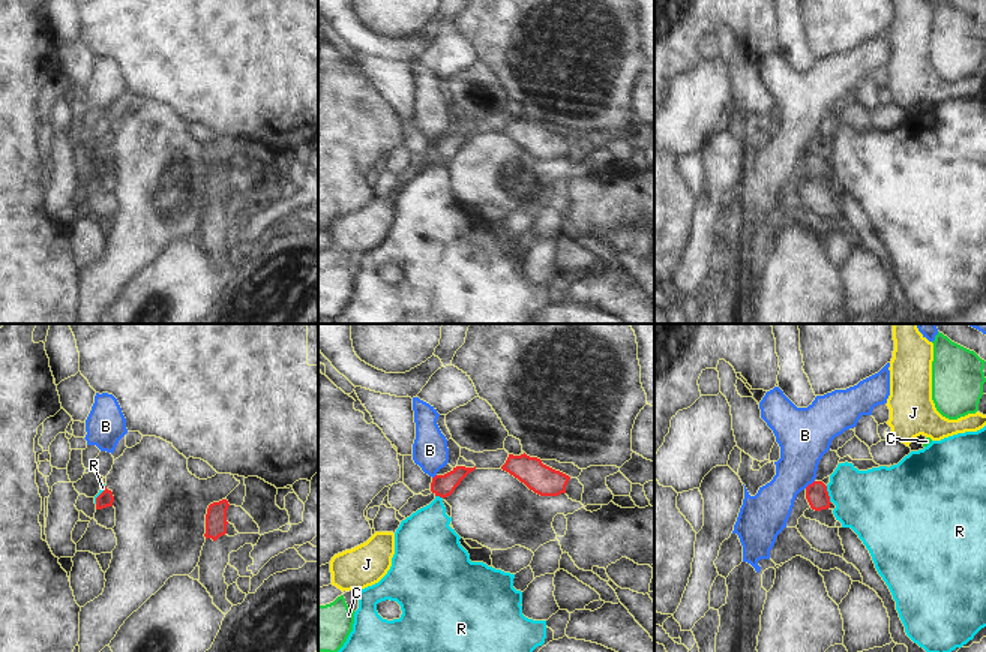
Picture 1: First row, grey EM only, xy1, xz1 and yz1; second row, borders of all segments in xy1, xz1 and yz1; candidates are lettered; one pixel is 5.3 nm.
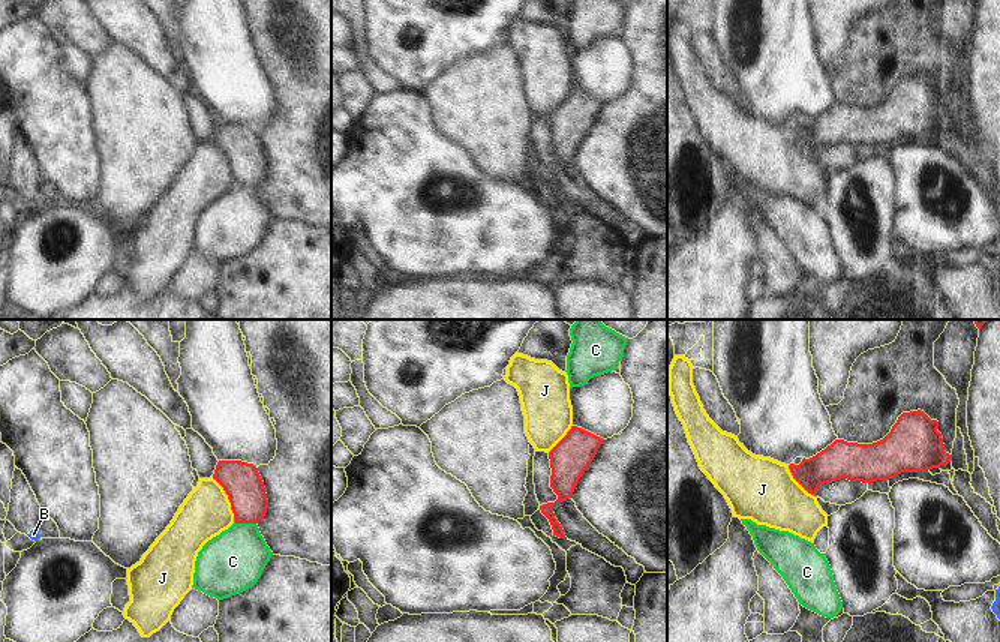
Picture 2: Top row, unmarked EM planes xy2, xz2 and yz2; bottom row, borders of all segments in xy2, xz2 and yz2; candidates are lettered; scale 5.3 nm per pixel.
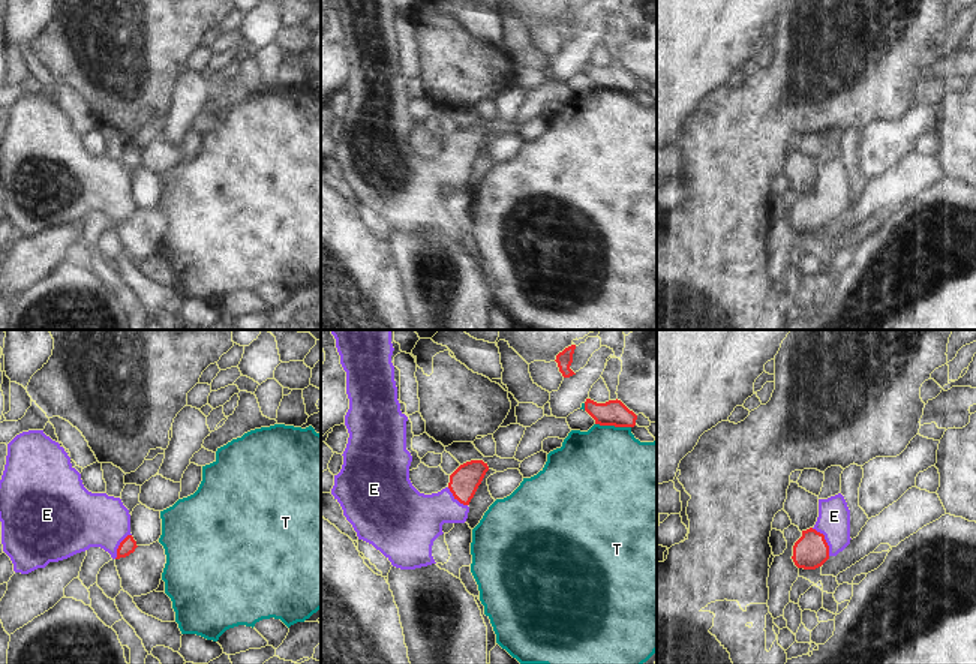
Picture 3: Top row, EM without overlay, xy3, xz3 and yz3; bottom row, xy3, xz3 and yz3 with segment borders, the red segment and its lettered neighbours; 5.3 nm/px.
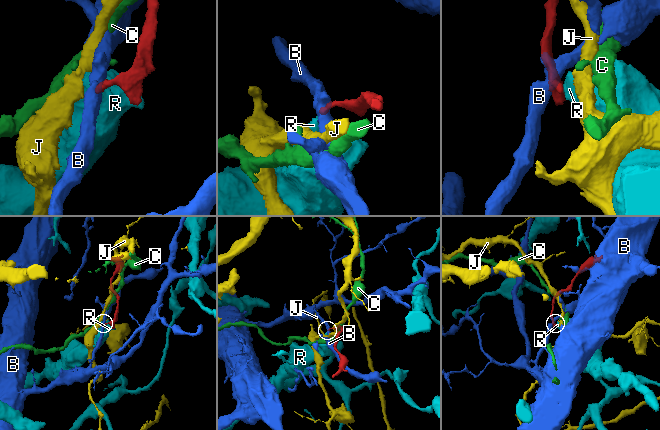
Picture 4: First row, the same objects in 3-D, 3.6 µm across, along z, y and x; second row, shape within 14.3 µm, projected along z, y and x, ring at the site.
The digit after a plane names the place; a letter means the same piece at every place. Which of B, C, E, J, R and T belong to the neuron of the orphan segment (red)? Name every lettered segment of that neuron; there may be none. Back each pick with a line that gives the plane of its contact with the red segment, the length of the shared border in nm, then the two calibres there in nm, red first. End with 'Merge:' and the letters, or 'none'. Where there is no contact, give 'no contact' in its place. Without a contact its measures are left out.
E: contact in yz3; length 180 nm; calibres 190 and 180 nm
Merge: E

